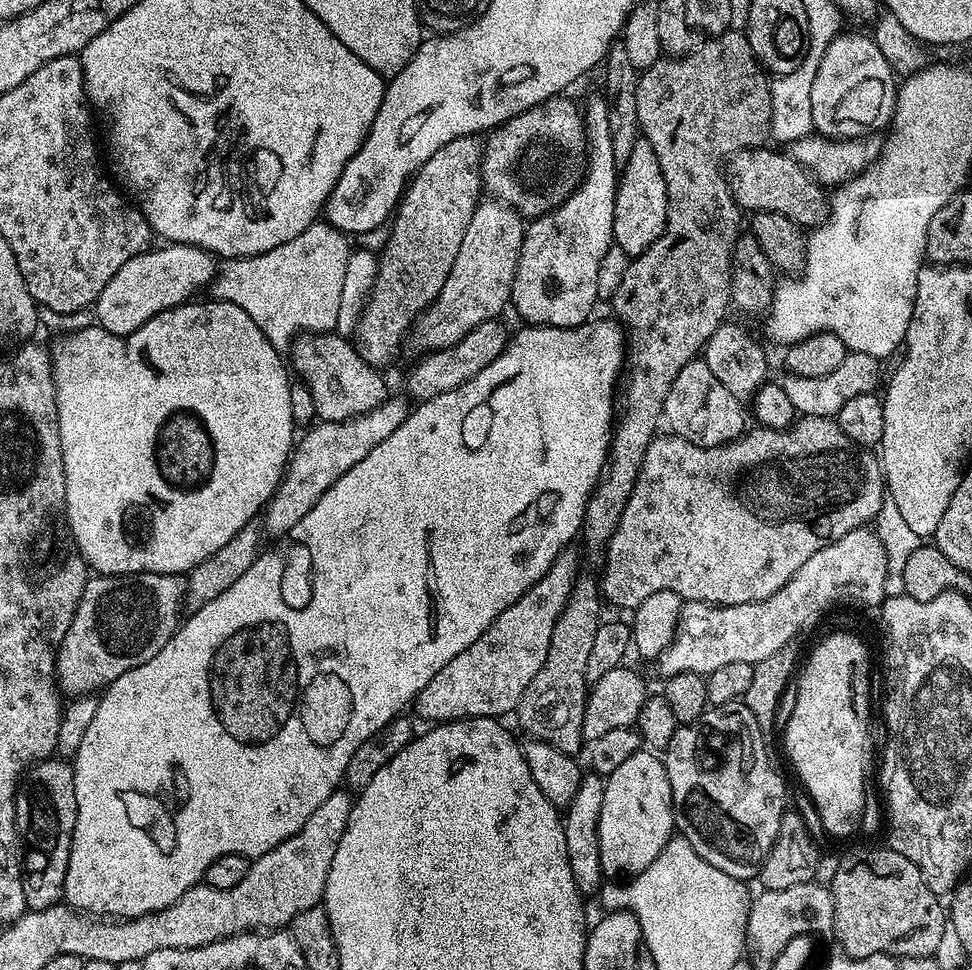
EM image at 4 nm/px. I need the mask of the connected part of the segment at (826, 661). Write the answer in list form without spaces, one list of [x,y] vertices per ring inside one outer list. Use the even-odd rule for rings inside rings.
[[[836,632],[806,660],[807,656],[794,684],[796,697],[784,724],[784,748],[816,807],[821,826],[832,836],[852,836],[864,820],[868,763],[872,760],[868,749],[868,691],[872,688],[868,648],[858,637]]]

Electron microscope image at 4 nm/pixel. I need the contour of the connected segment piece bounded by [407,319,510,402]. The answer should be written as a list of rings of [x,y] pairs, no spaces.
[[[499,319],[482,322],[474,326],[474,330],[470,330],[454,346],[446,346],[437,352],[421,355],[419,357],[421,360],[408,372],[407,395],[416,402],[429,400],[438,394],[446,394],[446,390],[462,386],[462,382],[474,378],[478,370],[490,366],[490,362],[494,362],[494,358],[502,354],[510,339],[510,332],[507,332],[500,323]]]

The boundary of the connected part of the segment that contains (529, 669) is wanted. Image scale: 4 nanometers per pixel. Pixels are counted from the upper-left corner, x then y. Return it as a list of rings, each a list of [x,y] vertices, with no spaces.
[[[572,550],[561,552],[560,557],[550,566],[550,570],[546,570],[546,574],[538,578],[538,582],[534,582],[534,586],[530,586],[530,590],[526,590],[526,594],[522,594],[522,598],[518,598],[514,606],[502,610],[502,614],[494,618],[492,625],[480,635],[474,646],[466,646],[466,650],[462,650],[458,658],[446,662],[446,666],[442,666],[442,670],[438,670],[438,674],[434,674],[430,682],[426,682],[426,686],[414,701],[417,714],[424,720],[432,720],[428,722],[447,722],[474,716],[504,718],[507,712],[508,715],[515,713],[526,686],[534,682],[534,674],[538,674],[538,670],[542,670],[542,662],[546,662],[554,626],[562,610],[568,605],[577,575],[575,554]]]

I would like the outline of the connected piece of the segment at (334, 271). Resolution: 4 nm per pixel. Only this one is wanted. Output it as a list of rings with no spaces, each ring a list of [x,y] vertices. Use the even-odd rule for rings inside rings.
[[[327,222],[311,224],[298,238],[257,256],[228,258],[217,267],[210,285],[215,299],[234,302],[254,318],[275,348],[284,350],[301,334],[330,332],[338,322],[342,282],[346,279],[349,237]]]

